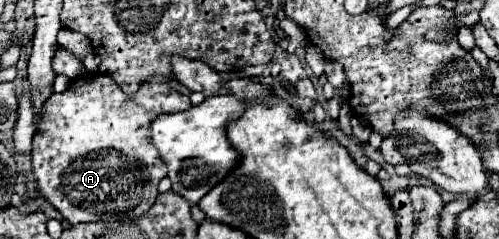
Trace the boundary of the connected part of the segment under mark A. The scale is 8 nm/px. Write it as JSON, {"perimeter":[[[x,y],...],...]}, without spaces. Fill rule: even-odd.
{"perimeter":[[[87,73],[79,77],[65,93],[53,93],[45,103],[39,131],[33,139],[33,175],[43,197],[71,223],[117,221],[127,217],[141,217],[151,209],[159,195],[159,181],[167,177],[167,165],[151,143],[149,125],[163,113],[187,111],[189,97],[175,91],[167,83],[147,83],[135,95],[127,95],[109,75]]]}

